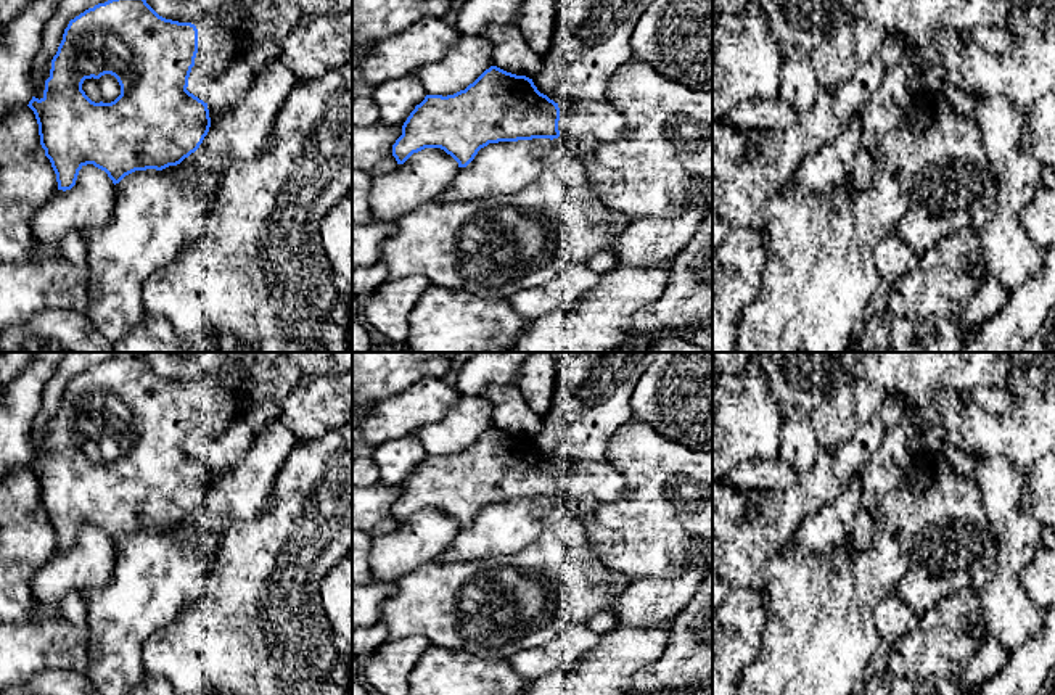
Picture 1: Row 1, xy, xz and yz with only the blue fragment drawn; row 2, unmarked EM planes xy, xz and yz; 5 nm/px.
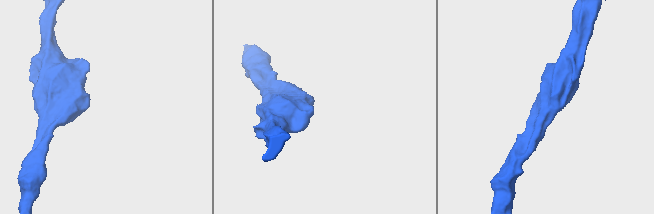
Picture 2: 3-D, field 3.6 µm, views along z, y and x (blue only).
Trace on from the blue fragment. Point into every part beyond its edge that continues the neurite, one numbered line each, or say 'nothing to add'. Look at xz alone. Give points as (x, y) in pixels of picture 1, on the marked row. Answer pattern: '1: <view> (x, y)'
nothing to add

